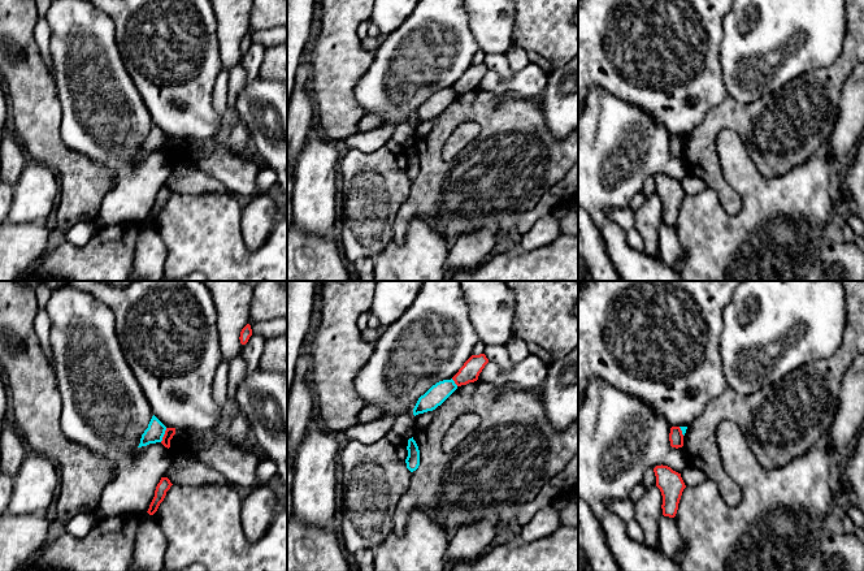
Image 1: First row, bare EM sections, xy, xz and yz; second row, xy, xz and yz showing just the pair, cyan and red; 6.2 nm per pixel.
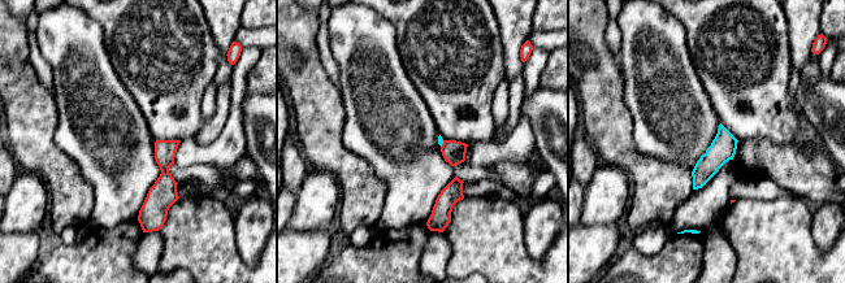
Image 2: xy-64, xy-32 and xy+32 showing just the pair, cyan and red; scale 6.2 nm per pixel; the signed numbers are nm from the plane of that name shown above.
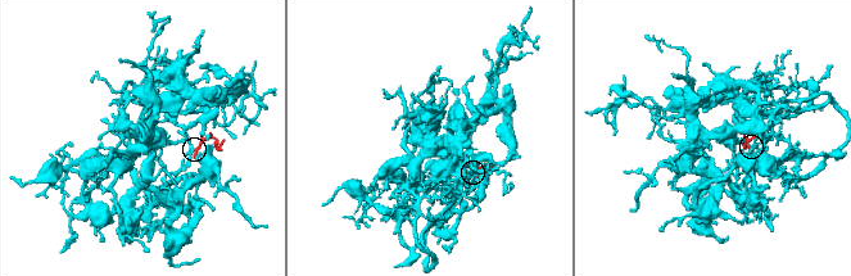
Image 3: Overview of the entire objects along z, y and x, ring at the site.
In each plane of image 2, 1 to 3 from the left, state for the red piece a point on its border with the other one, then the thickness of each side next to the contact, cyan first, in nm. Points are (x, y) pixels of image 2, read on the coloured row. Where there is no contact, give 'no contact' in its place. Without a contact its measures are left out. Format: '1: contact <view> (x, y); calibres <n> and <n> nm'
1: no contact
2: contact xy-32 (442, 143); calibres 30 and 140 nm
3: no contact

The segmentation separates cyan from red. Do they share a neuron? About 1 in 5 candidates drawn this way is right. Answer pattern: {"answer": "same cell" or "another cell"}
{"answer": "another cell"}

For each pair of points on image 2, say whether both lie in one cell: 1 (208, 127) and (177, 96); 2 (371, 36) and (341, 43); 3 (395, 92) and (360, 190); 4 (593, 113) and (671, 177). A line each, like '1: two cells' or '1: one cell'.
1: two cells
2: one cell
3: two cells
4: one cell

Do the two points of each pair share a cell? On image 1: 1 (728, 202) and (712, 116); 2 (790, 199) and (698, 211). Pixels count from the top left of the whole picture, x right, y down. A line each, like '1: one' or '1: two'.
1: one
2: one

